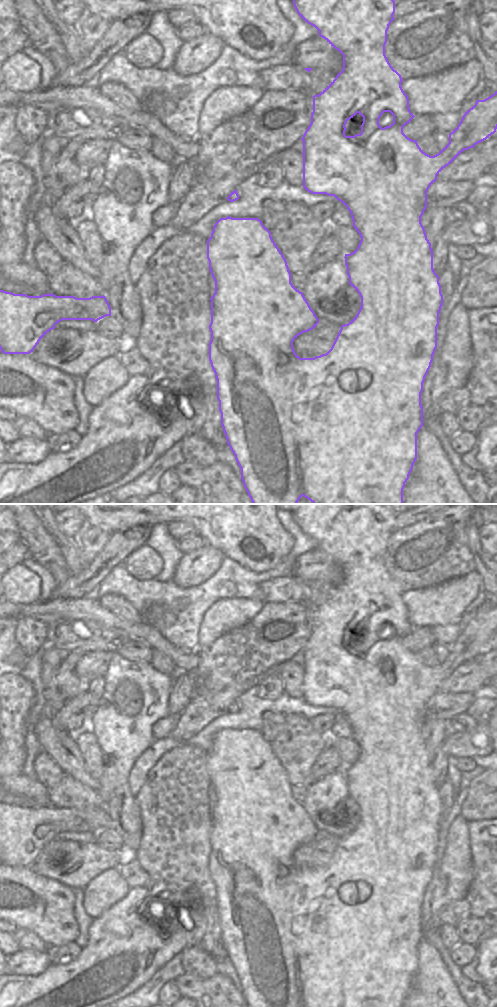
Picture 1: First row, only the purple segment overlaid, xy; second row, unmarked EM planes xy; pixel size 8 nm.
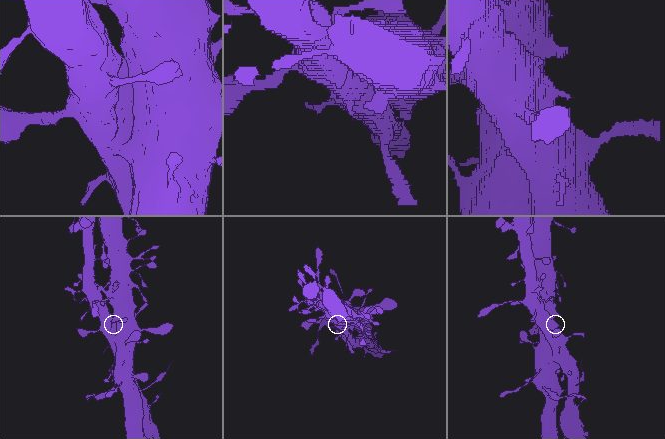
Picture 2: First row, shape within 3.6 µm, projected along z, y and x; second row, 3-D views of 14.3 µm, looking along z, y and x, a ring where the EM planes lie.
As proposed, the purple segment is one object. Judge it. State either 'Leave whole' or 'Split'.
Split.

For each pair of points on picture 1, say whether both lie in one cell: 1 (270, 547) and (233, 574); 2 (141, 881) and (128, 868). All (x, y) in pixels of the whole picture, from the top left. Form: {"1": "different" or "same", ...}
{"1": "different", "2": "same"}

